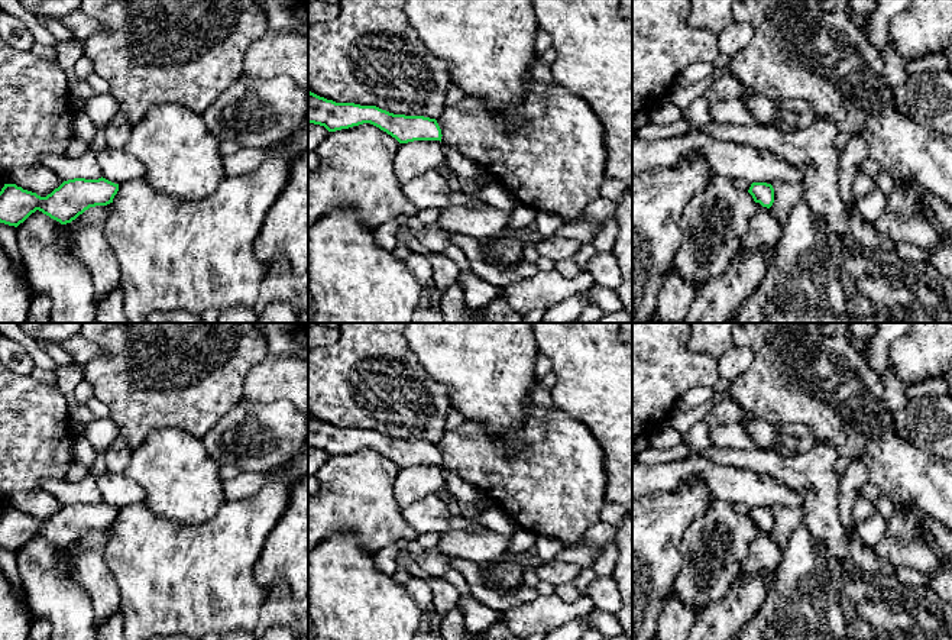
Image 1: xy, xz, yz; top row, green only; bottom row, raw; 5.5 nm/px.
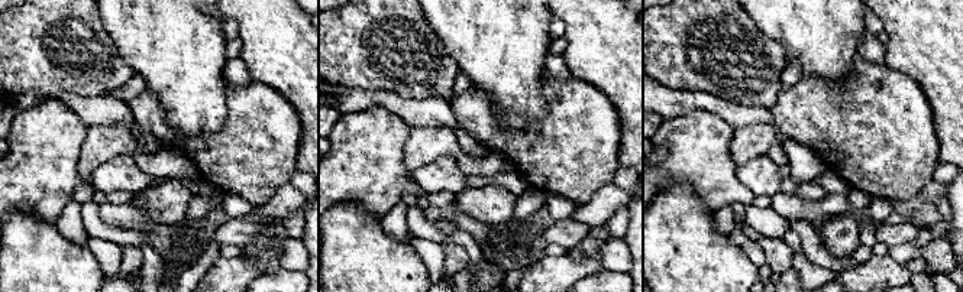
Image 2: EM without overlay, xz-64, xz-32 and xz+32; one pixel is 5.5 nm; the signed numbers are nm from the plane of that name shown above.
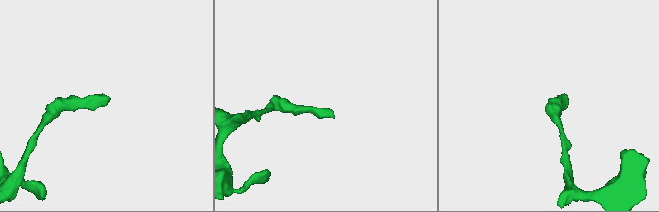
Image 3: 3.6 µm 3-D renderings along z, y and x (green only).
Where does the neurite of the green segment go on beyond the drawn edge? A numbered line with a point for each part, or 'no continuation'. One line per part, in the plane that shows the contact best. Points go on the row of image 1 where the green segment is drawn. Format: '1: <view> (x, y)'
no continuation

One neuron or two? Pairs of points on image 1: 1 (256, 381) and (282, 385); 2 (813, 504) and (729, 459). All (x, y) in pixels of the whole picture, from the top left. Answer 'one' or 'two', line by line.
1: one
2: one

